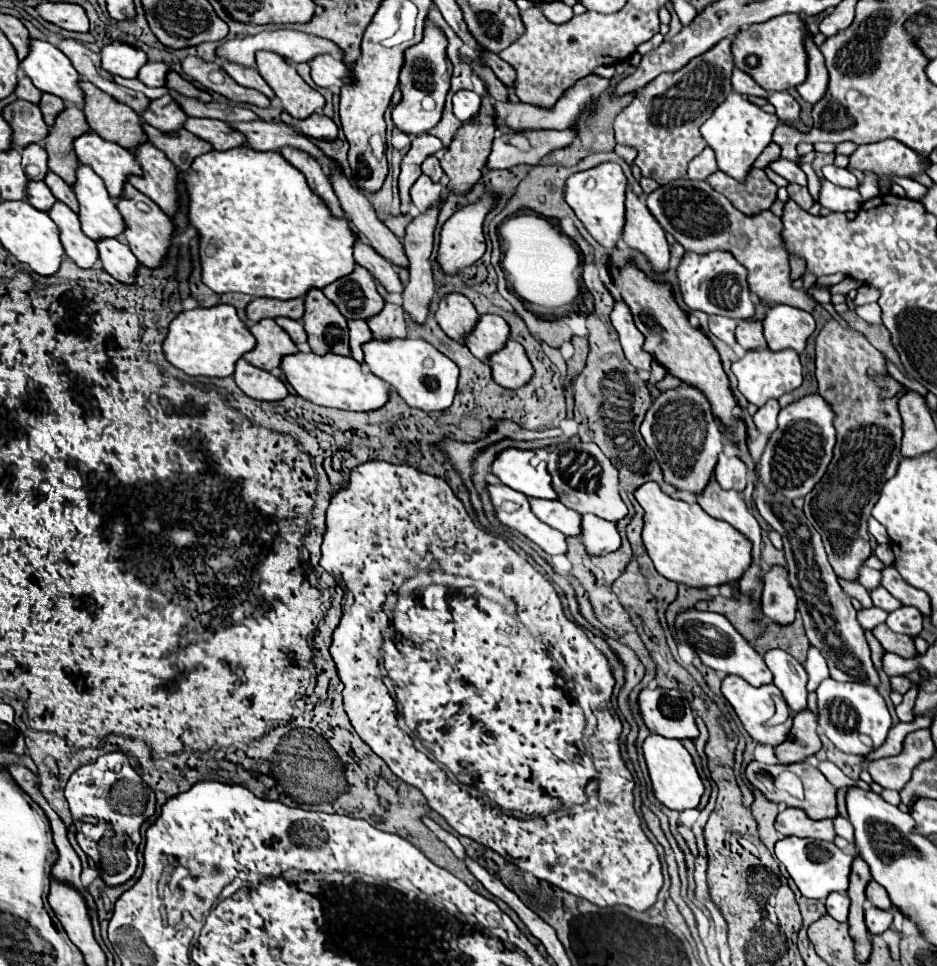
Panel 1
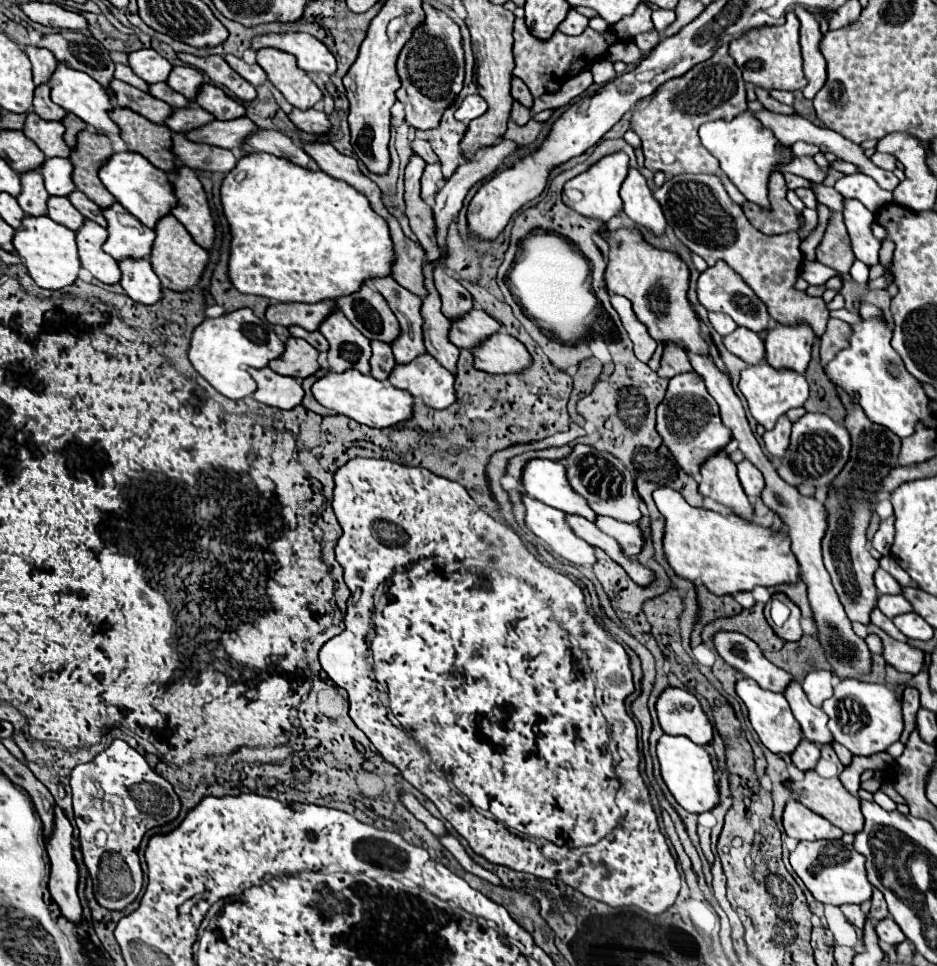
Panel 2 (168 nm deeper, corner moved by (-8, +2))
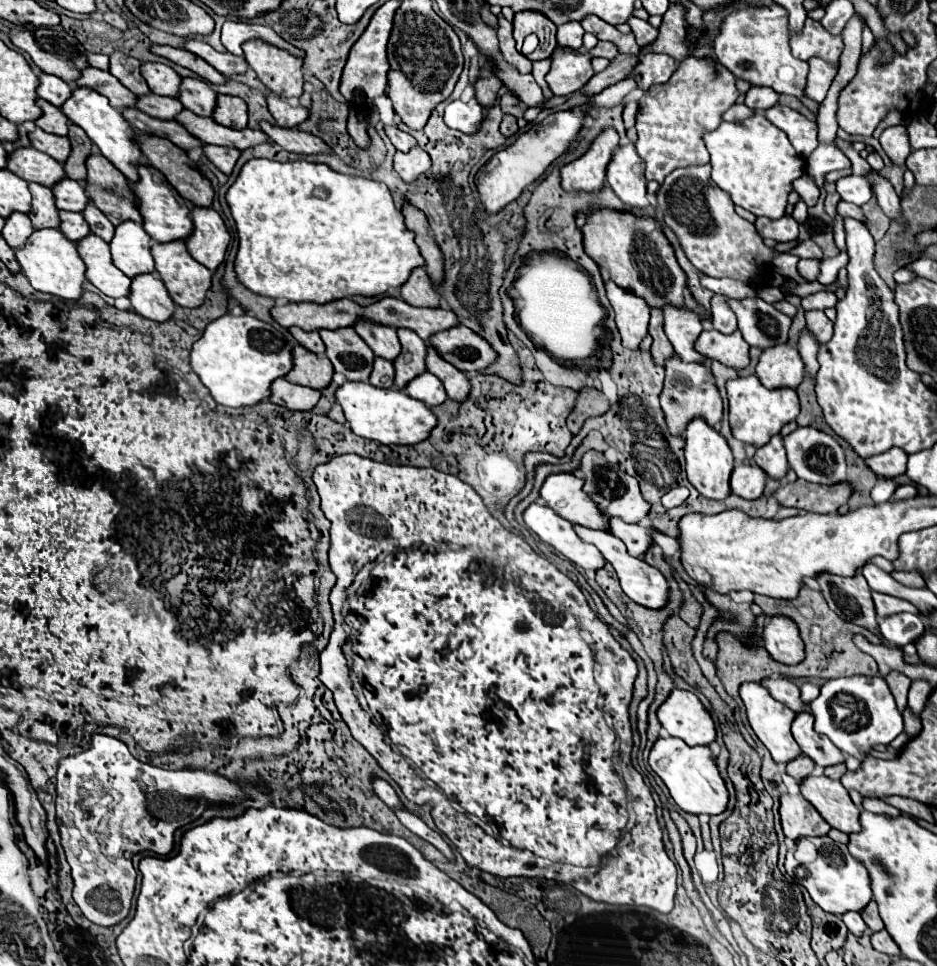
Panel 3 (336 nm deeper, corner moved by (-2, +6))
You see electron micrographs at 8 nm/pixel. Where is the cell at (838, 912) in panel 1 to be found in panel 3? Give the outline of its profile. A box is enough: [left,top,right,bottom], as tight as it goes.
[841,911,867,935]

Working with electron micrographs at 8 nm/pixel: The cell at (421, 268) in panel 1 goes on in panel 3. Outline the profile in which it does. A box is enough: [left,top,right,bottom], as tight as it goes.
[425,345,469,401]

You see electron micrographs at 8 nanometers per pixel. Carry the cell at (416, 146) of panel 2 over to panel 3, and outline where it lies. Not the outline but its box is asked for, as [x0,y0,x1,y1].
[385,125,417,151]

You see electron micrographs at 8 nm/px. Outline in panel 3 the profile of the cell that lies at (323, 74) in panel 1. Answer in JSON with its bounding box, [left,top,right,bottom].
[221,21,305,59]

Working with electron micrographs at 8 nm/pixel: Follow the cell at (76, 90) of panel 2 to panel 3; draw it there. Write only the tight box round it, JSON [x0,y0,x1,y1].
[61,87,145,181]

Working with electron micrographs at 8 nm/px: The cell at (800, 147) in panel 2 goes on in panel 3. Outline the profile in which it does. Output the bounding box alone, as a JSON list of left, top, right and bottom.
[763,105,817,157]

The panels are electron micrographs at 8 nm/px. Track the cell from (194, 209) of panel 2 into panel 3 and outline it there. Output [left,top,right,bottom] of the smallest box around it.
[185,205,231,271]

